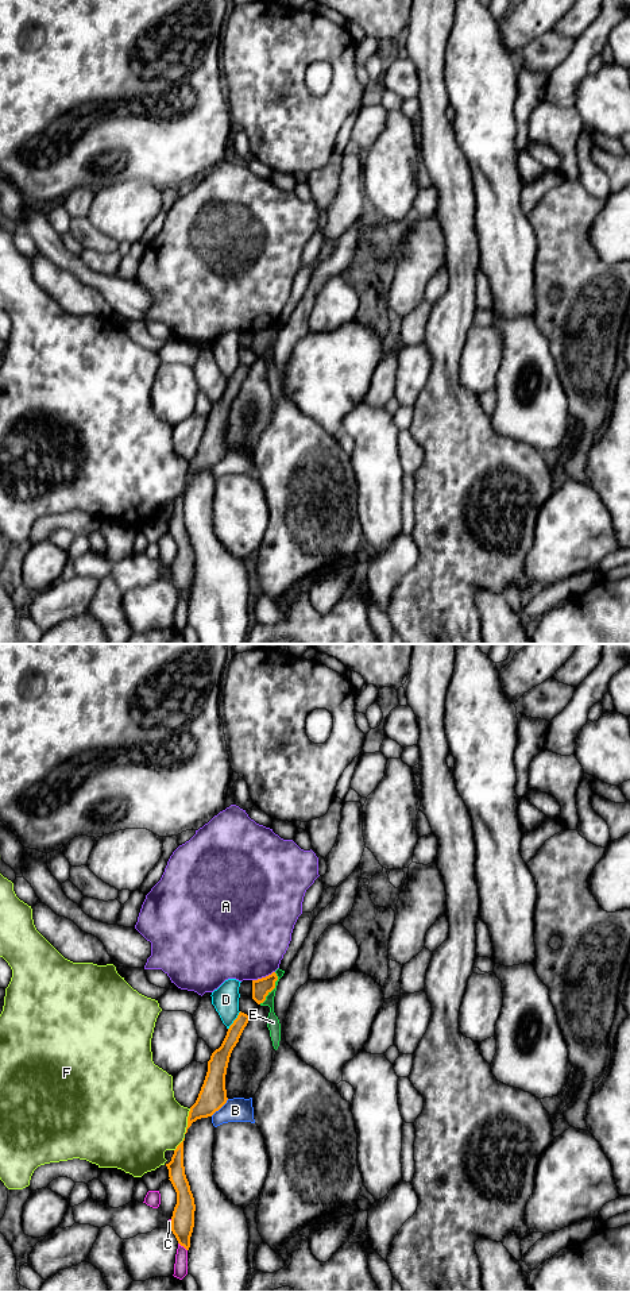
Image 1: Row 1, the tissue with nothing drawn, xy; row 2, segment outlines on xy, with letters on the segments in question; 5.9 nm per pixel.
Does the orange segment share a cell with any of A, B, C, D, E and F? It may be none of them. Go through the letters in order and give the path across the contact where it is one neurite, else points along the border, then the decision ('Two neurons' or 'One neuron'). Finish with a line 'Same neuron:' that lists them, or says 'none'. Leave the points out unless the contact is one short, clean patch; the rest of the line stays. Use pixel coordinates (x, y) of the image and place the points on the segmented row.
A: Boundary: xy (274, 971), (252, 980). Two neurons
B: Two neurons
C: Boundary: xy (178, 1242), (186, 1250). Two neurons
D: Boundary: xy (240, 1011), (228, 1029). Two neurons
E: Boundary: xy (275, 972), (275, 987), (259, 1003). Two neurons
F: Two neurons
Same neuron: none

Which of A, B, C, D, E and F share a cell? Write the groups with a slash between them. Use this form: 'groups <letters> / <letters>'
groups A / B / C / D / E / F

